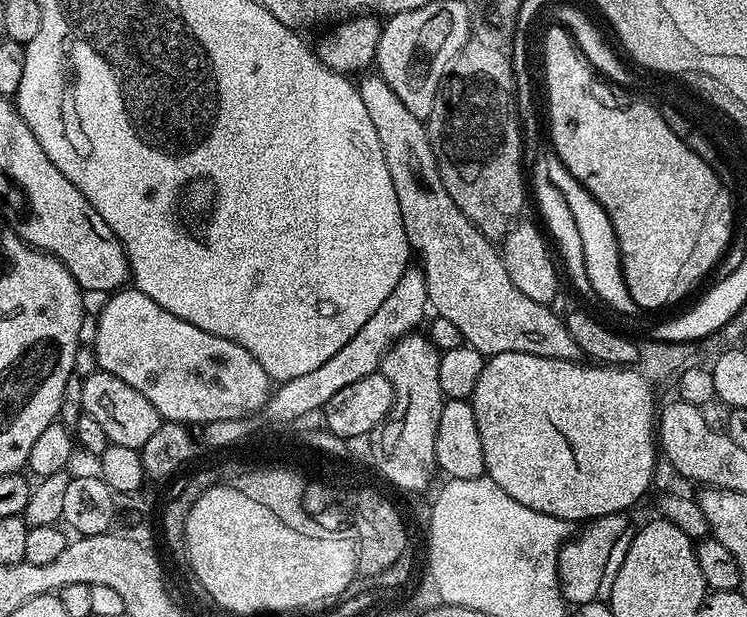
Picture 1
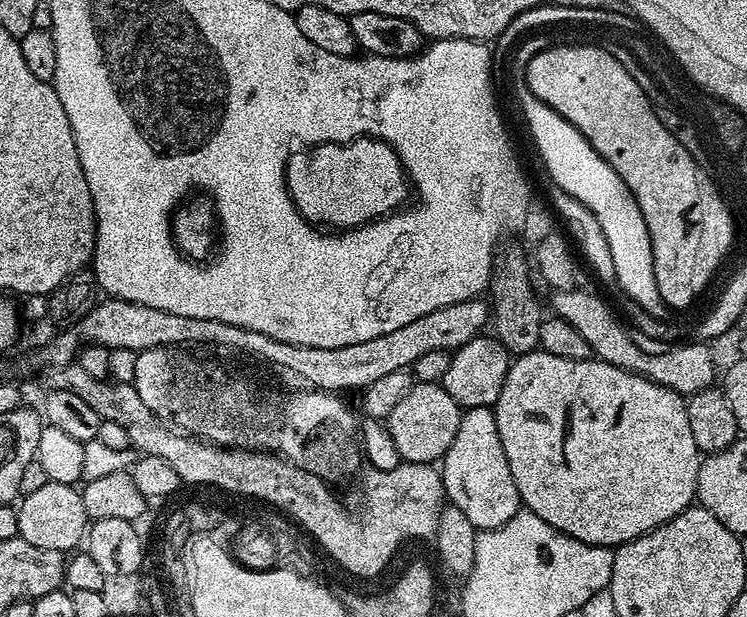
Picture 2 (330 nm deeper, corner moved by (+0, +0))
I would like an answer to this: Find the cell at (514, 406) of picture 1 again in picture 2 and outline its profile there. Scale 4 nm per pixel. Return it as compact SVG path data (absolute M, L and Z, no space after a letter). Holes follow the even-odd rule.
M535 350L524 355L517 355L509 363L506 382L502 386L502 394L498 394L494 411L498 422L498 434L502 438L502 450L506 450L506 462L510 462L510 474L514 474L514 486L518 490L523 507L529 512L538 514L538 518L550 522L550 526L554 526L562 534L570 538L578 538L578 542L615 549L670 522L670 518L693 507L702 453L694 442L694 433L690 431L690 418L685 397L658 382L649 380L646 376L640 376L637 372L627 372L624 368L606 363L605 360L595 358L571 360L558 358L558 354Z

